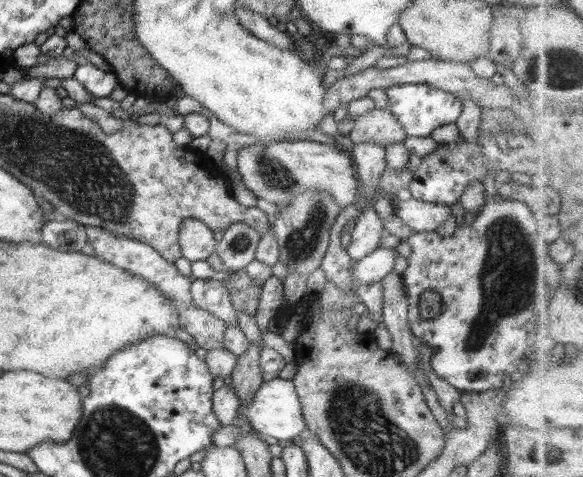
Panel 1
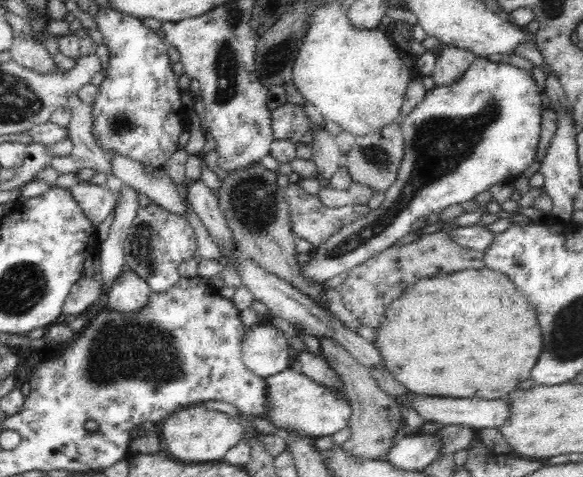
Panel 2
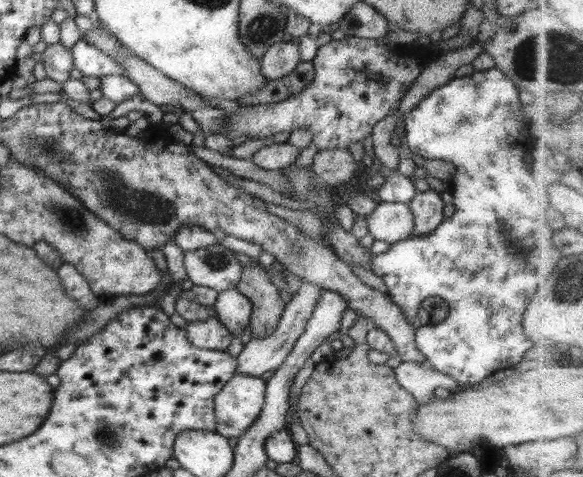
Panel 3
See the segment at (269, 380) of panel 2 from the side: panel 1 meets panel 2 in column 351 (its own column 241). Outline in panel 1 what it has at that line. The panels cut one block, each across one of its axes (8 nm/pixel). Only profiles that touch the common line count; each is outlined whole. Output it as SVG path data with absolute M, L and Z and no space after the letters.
M276 377L264 381L258 391L254 393L252 401L248 401L244 407L239 407L237 414L242 414L246 422L260 434L273 436L276 440L298 440L308 430L306 420L302 416L302 404L296 394L293 381Z

